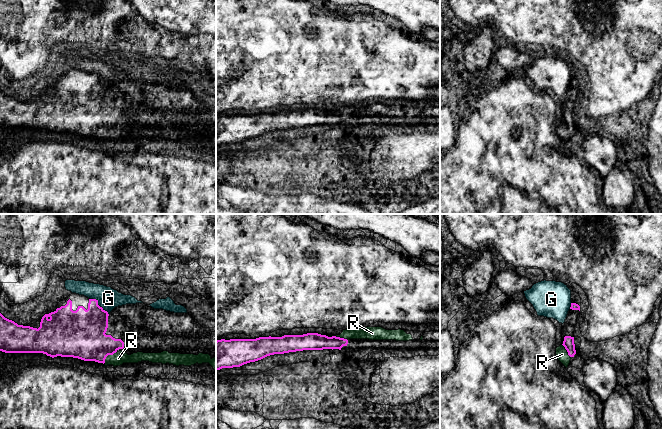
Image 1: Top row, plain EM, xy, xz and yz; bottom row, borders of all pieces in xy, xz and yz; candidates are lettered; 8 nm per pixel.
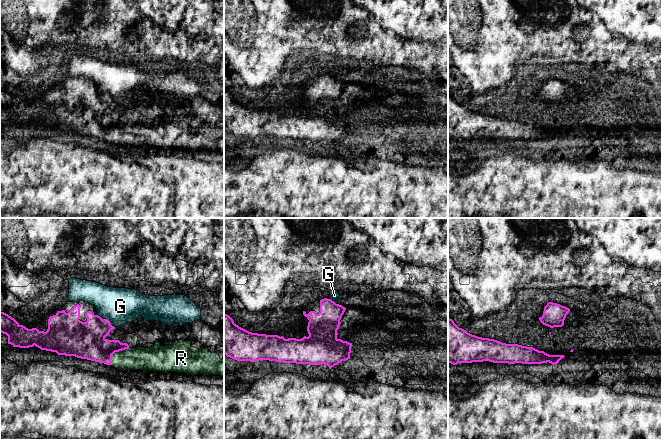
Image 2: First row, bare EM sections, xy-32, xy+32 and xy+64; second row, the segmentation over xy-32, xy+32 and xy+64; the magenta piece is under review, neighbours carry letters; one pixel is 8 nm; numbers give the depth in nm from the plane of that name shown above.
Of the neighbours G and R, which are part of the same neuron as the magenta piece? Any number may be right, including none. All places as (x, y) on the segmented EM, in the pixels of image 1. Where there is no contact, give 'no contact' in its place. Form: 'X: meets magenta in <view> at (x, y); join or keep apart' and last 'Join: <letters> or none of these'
G: meets magenta in xy at (98, 305); keep apart
R: meets magenta in xy at (108, 354); join
Join: R

